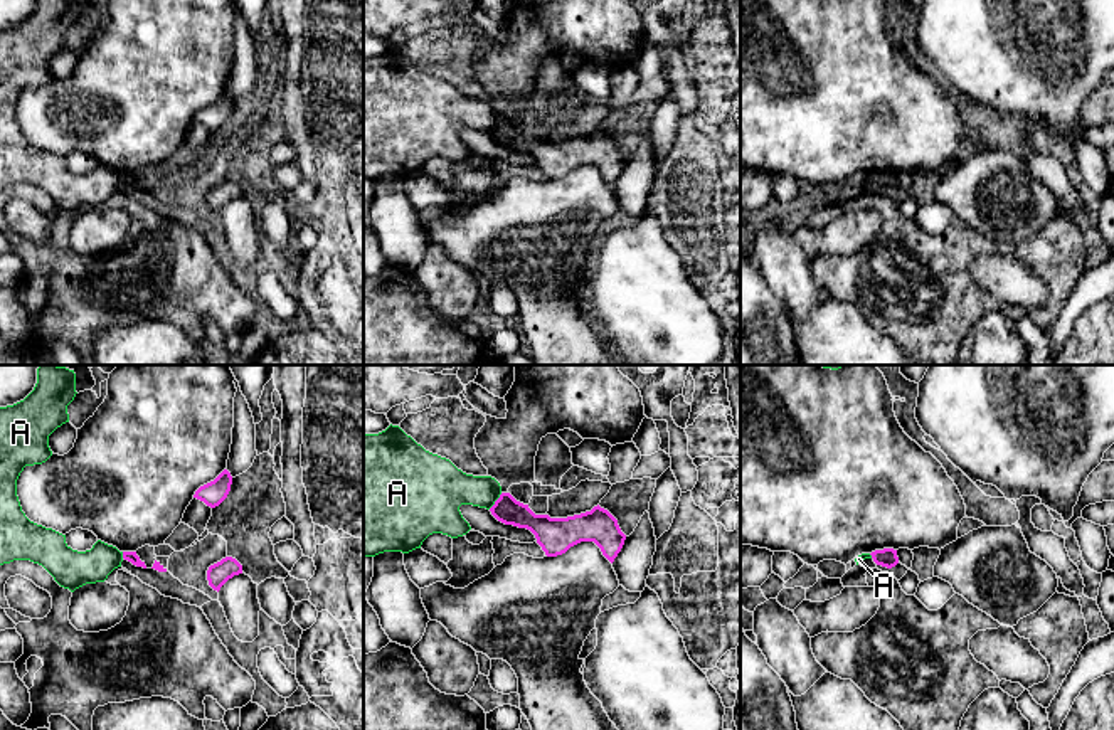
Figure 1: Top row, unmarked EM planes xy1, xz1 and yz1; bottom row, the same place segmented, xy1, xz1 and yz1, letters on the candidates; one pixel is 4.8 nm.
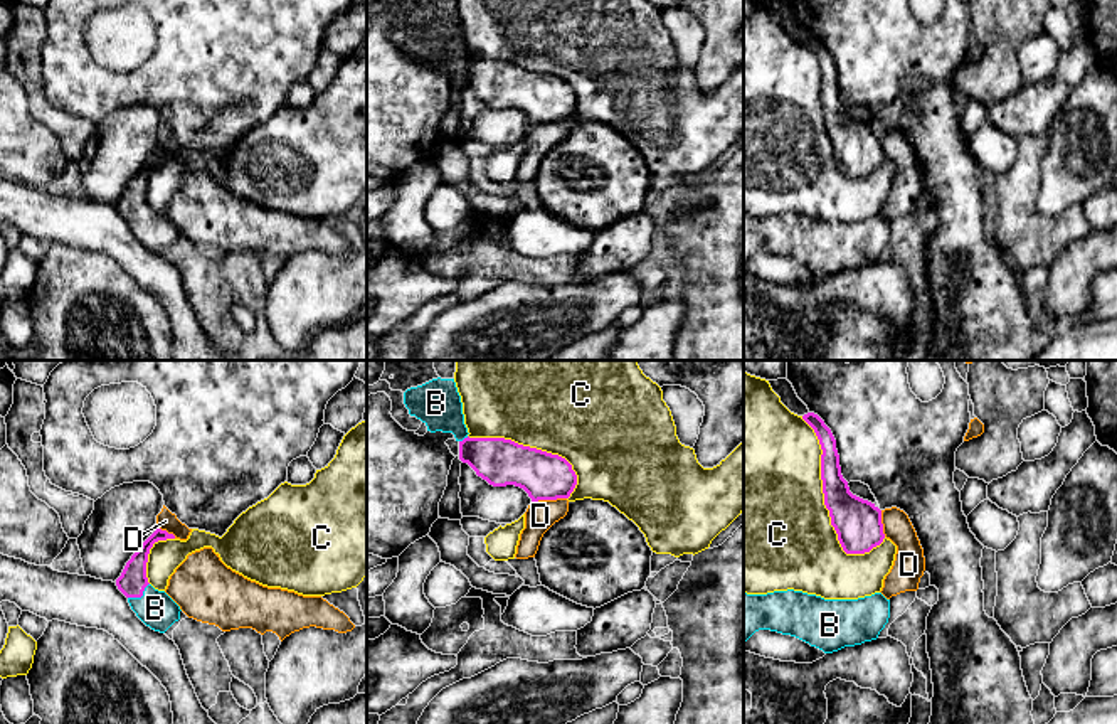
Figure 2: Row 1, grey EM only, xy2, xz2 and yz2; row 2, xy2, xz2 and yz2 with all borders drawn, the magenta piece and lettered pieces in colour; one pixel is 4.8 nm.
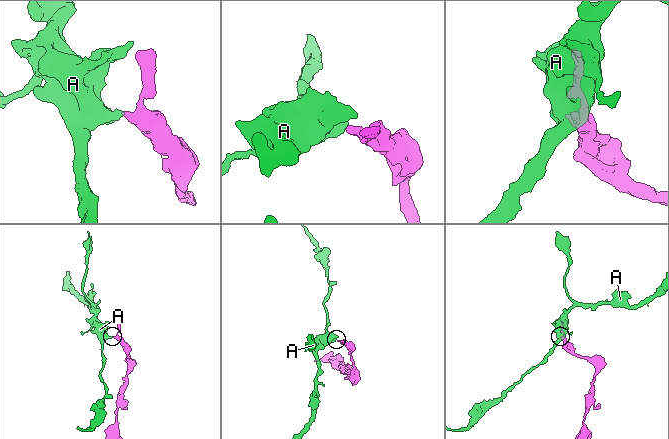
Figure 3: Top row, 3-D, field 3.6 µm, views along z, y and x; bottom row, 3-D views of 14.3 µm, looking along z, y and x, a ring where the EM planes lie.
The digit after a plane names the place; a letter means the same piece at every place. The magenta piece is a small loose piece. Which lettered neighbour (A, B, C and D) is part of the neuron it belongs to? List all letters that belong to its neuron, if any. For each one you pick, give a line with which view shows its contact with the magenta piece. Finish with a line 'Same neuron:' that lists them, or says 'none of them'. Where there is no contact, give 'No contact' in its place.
B: Touches magenta in xy2
Same neuron: B

